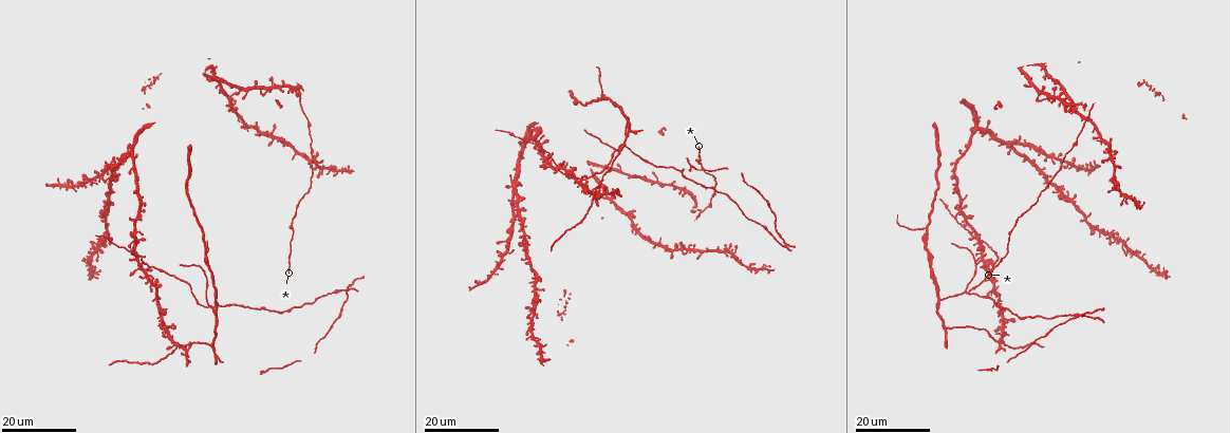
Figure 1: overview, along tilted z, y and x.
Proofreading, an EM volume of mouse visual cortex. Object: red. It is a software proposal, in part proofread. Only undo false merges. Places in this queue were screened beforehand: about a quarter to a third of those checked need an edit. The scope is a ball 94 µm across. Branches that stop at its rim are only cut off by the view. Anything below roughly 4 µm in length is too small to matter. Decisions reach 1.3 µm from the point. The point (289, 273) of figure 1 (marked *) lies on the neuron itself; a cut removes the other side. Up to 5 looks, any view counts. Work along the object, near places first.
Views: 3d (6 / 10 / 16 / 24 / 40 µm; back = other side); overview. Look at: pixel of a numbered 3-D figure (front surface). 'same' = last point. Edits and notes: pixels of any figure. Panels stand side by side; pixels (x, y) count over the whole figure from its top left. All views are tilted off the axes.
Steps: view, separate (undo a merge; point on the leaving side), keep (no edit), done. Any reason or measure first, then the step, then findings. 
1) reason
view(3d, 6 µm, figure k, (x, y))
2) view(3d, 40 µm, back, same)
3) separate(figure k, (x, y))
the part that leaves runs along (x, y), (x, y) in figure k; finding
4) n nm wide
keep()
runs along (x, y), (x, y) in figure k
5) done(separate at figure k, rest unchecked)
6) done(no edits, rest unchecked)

three arms meet
view(3d, 24 µm, figure 1, (770, 236))

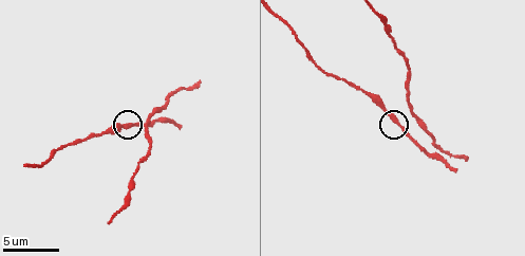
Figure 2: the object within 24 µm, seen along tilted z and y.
closer look
view(3d, 6 µm, figure 2, (397, 121))

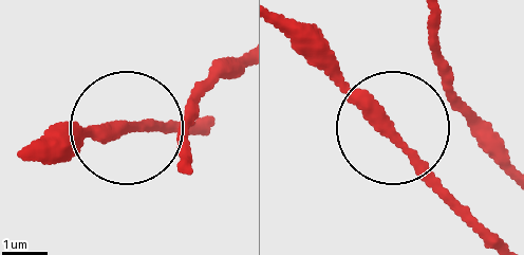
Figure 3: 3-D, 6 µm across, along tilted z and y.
210 nm wide
keep()
runs along (280, 24), (501, 239) in figure 3; continuous, no second neuron

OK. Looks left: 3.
small branch off a trunk
view(3d, 16 µm, figure 1, (267, 90))

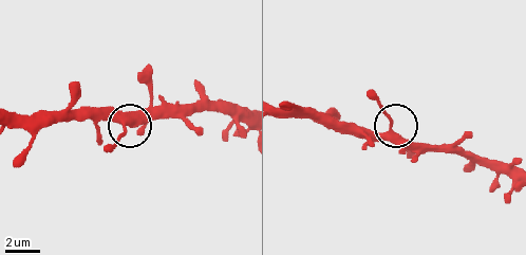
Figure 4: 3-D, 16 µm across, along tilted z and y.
view(3d, 10 µm, figure 4, (391, 131))

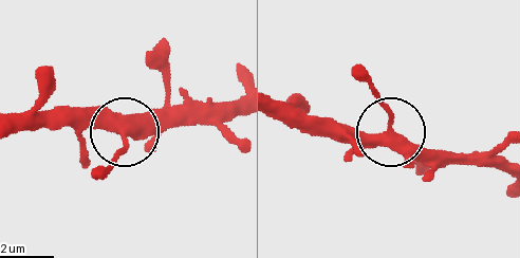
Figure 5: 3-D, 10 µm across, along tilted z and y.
3 arms
keep()
runs along (240, 109), (143, 115), (105, 174) in figure 5; continuous, no second neuron

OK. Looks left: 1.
done(no edits, rest unchecked)

